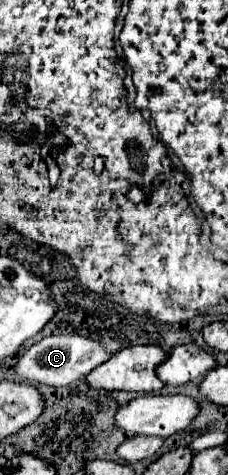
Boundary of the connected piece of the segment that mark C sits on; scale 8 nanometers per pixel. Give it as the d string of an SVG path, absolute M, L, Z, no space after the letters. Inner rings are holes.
M78 334L48 336L24 352L24 356L16 364L16 374L20 380L32 382L32 384L68 386L74 380L88 376L96 366L104 364L108 358L110 358L108 350L98 340L90 340L90 338L84 338Z

